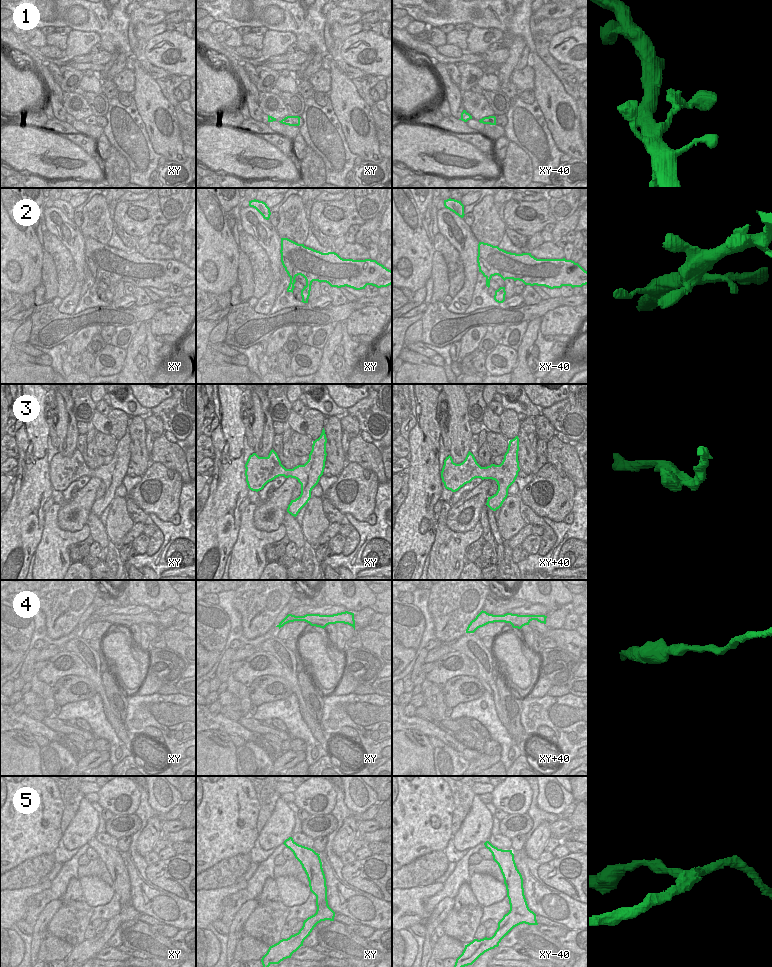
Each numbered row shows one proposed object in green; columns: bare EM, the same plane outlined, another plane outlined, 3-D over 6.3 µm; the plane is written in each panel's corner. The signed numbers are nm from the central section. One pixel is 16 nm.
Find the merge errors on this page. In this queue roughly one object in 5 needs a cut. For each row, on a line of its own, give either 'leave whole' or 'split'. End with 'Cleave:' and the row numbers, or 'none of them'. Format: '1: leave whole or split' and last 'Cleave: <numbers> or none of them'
1: split
2: leave whole
3: leave whole
4: leave whole
5: leave whole
Cleave: 1

